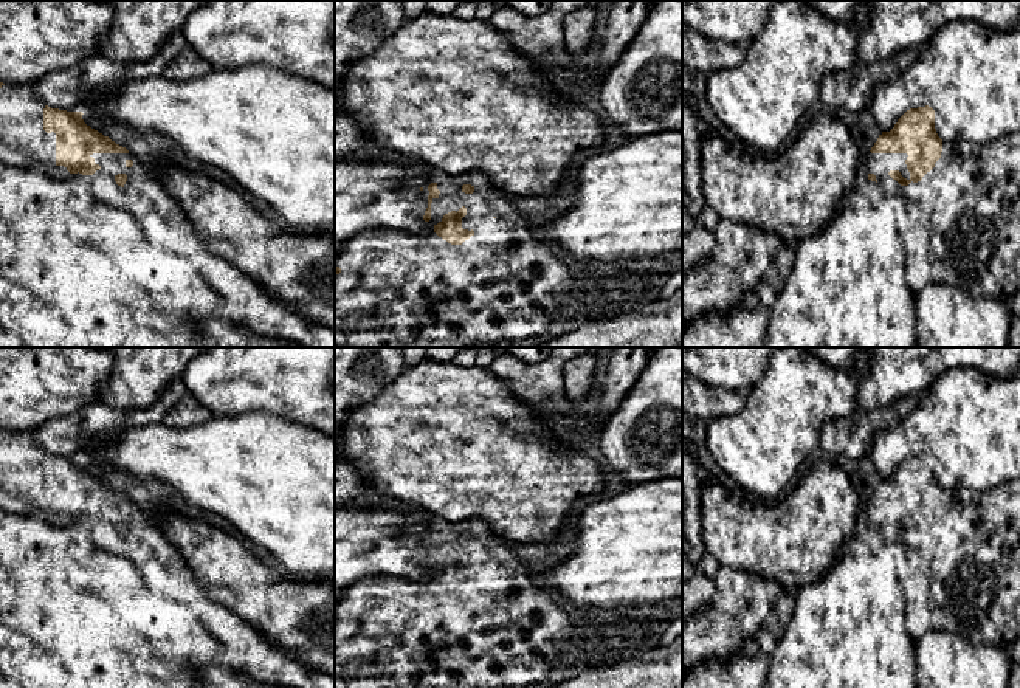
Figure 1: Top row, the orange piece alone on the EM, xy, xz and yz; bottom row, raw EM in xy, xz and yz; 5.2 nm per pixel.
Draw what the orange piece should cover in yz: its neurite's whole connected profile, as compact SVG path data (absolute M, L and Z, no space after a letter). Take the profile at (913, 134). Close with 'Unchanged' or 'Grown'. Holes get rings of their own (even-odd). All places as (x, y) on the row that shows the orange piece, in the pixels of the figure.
M929 105L907 110L890 132L882 132L857 172L856 189L877 205L882 198L902 195L907 203L908 223L901 229L905 246L905 280L918 294L929 284L958 285L973 296L1008 301L1020 288L1020 133L1004 135L989 144L973 141L942 141L935 129L935 110Z. Grown

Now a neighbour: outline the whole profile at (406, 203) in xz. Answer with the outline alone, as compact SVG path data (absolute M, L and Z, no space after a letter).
M367 153L360 158L338 158L335 160L335 267L341 268L339 274L363 276L366 268L363 265L350 267L347 263L347 240L358 232L364 232L370 228L392 228L395 231L409 231L412 234L431 232L434 225L425 222L422 217L428 208L428 186L436 181L450 181L451 177L439 177L431 174L432 169L415 160L415 164L405 167L378 153Z

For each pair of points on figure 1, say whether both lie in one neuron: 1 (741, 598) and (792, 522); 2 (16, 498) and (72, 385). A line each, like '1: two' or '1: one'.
1: two
2: two

